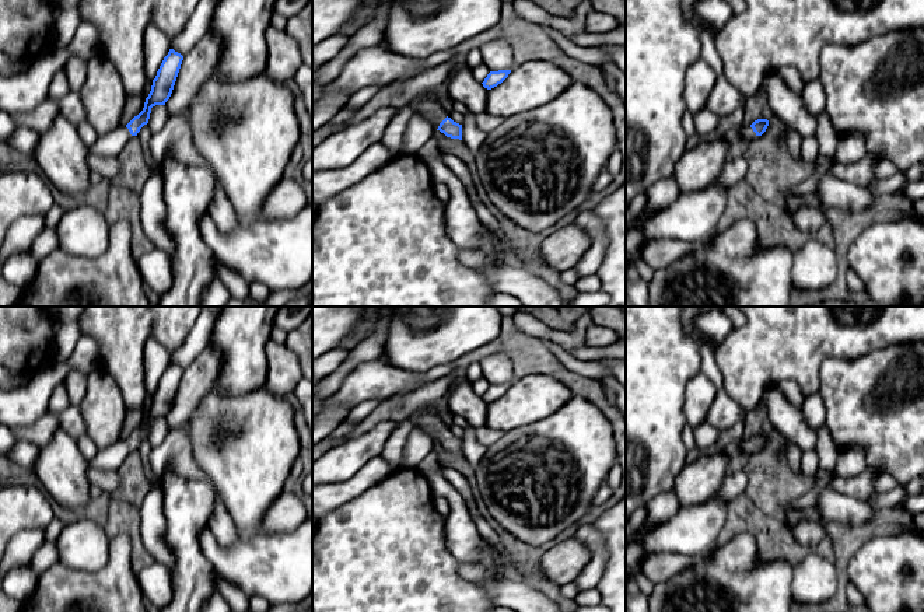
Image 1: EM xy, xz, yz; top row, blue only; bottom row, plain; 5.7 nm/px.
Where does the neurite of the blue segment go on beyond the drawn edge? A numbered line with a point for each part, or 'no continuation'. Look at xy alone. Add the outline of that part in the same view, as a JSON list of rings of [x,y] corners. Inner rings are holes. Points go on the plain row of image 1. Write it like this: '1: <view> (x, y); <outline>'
1: xy (109, 458); [[[119,438],[109,447],[98,450],[95,457],[88,462],[88,466],[98,471],[116,471],[130,451],[132,448],[126,438]]]

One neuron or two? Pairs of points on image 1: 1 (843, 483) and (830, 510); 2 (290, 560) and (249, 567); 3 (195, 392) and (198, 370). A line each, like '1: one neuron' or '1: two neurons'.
1: two neurons
2: one neuron
3: one neuron

